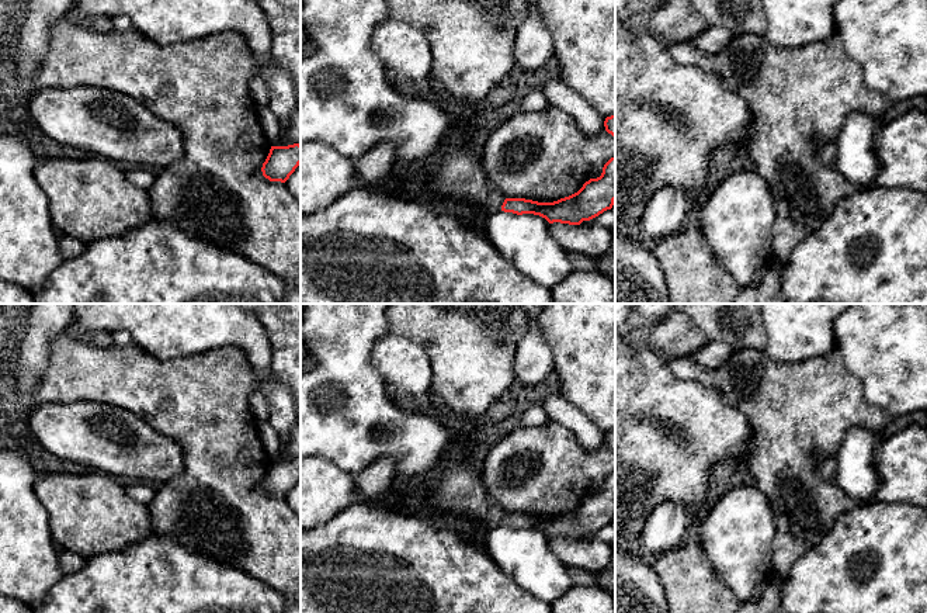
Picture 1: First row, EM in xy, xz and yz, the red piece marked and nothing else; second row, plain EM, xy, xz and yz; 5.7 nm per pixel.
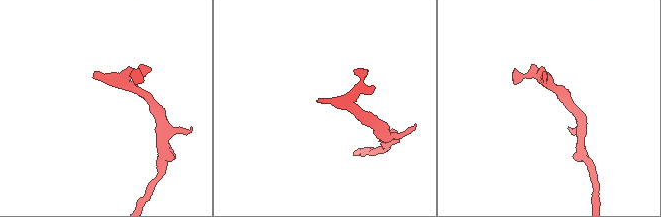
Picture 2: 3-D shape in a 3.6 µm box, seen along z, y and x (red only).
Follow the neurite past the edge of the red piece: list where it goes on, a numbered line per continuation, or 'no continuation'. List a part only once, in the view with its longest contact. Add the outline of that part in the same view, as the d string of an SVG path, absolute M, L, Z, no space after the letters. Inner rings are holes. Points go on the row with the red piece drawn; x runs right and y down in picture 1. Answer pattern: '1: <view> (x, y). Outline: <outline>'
1: xz (459, 177). Outline: M464 139L441 162L426 160L414 176L424 195L437 195L440 200L435 202L469 205L473 214L487 217L497 212L506 200L490 186L471 141Z

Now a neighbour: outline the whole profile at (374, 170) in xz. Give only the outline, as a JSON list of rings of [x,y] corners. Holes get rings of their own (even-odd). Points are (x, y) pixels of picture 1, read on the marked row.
[[[390,142],[375,146],[368,153],[360,156],[354,163],[358,188],[392,198],[402,198],[405,193],[410,193],[417,200],[423,200],[424,191],[414,174],[402,177],[402,183],[396,190],[389,186],[396,177],[395,146]]]

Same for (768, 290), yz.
[[[772,260],[761,270],[756,280],[757,304],[784,304],[780,284],[782,267],[781,263]]]

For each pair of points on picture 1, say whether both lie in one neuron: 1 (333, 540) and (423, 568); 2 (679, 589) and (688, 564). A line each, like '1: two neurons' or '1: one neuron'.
1: one neuron
2: one neuron

